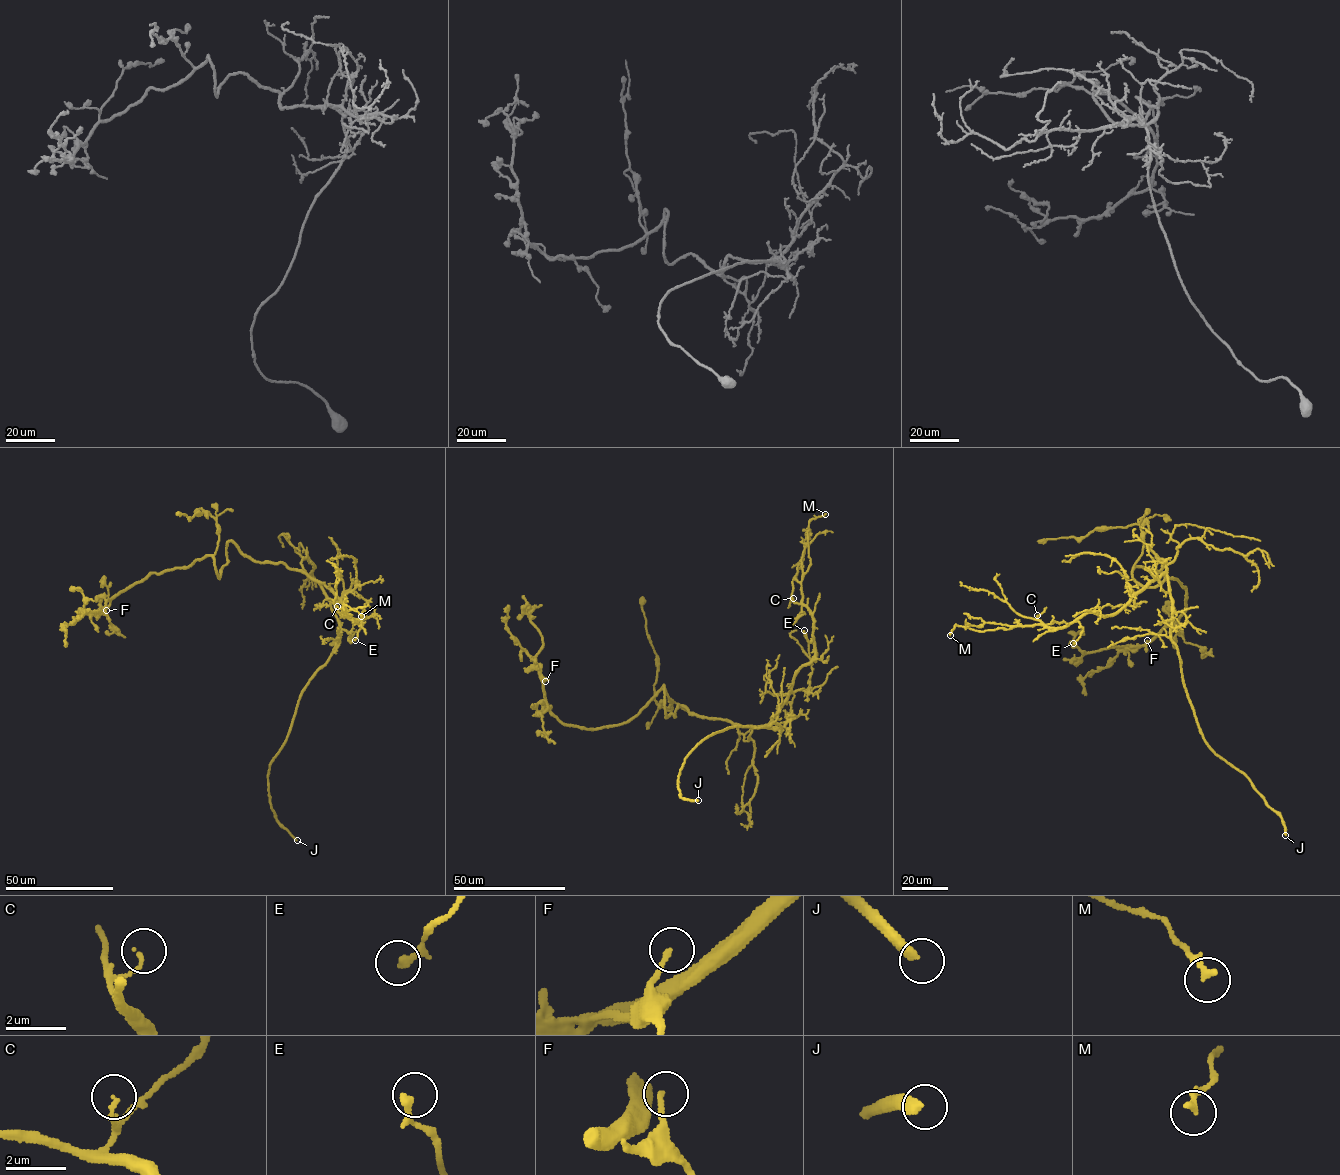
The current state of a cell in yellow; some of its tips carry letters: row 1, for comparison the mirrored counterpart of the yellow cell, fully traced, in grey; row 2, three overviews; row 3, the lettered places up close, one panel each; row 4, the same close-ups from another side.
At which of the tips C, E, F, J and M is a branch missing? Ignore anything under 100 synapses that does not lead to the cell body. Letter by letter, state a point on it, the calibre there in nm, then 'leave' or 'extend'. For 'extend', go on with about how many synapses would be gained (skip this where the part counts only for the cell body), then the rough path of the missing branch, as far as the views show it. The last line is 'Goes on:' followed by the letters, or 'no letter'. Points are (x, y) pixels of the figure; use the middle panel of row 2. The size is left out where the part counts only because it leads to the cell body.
C: (793, 598) | 120 nm | leave
E: (804, 630) | 280 nm | leave
F: (545, 681) | 150 nm | leave
J: (698, 800) | 360 nm | extend
M: (825, 514) | 240 nm | leave
Goes on: J

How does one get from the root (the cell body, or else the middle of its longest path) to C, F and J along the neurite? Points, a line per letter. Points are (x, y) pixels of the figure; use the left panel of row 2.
C: (252, 559), (302, 570), (332, 591), (348, 616), (364, 614), (361, 624), (340, 616), (337, 606)
F: (252, 559), (229, 541), (219, 578), (214, 559), (204, 557), (150, 572), (107, 600), (106, 610)
J: (252, 559), (305, 572), (341, 631), (269, 765), (271, 808), (297, 840)

